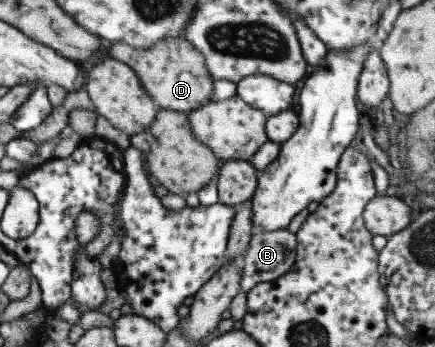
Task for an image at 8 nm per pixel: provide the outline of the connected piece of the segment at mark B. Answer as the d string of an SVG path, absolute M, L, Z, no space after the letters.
M285 228L253 233L241 257L239 291L283 275L294 263L295 246L295 234Z

